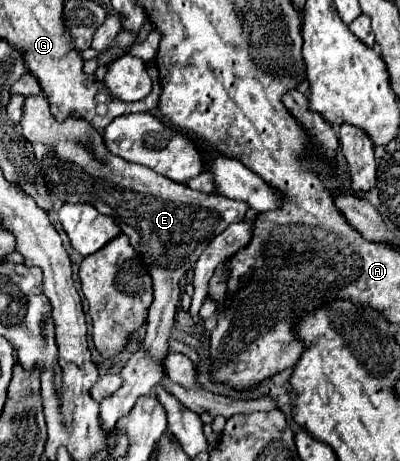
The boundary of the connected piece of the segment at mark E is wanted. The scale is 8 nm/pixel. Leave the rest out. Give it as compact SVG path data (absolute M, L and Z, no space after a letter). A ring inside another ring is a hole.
M31 95L25 99L23 103L23 119L21 119L21 127L23 127L23 135L31 141L33 151L37 161L43 165L43 169L47 169L47 187L55 199L57 205L61 203L89 203L95 205L99 213L109 213L111 217L115 217L117 225L121 225L121 231L127 233L133 249L141 255L143 263L147 265L151 277L153 277L153 287L155 287L155 299L153 305L149 309L149 317L147 317L147 335L143 341L143 349L139 349L135 355L131 355L131 359L127 361L127 365L121 371L123 377L123 385L117 389L117 393L113 393L111 397L107 397L105 401L101 401L101 421L105 429L113 429L117 419L127 415L129 409L133 409L135 401L143 395L153 393L157 379L161 381L161 377L165 375L165 367L163 367L163 359L165 353L169 353L169 339L171 339L171 331L173 331L173 317L175 317L175 309L179 303L179 281L183 279L183 275L193 269L193 265L197 263L197 259L201 257L201 253L205 251L205 247L219 235L225 231L225 227L229 225L225 221L225 211L235 211L231 223L243 221L249 203L245 201L233 201L225 195L219 193L201 193L201 191L193 191L183 183L175 183L159 173L155 173L149 167L137 165L137 163L129 163L113 153L107 151L103 137L93 131L89 127L89 123L81 121L81 119L67 119L65 123L59 123L55 117L51 117L49 105L45 101L43 95ZM87 143L91 143L93 153L89 153L85 147Z

